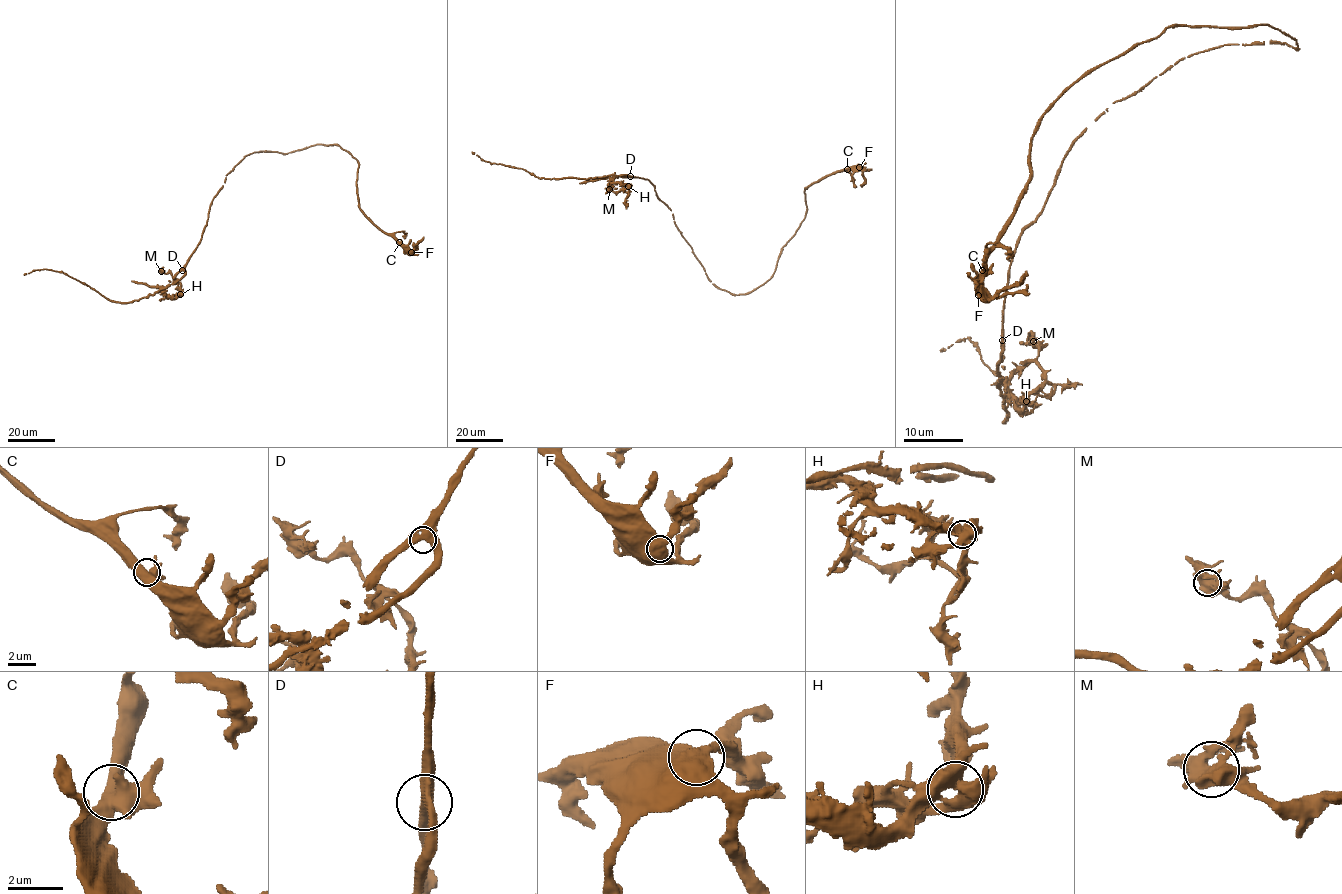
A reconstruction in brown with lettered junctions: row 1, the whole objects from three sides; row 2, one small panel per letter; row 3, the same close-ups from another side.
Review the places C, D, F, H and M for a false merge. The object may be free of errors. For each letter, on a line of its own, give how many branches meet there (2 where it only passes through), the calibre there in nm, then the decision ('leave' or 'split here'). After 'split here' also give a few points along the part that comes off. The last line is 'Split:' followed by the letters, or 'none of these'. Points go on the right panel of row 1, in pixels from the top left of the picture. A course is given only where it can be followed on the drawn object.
C: 4 branches meet; 500 nm thick; leave
D: 3 branches meet; 440 nm thick; leave
F: 2 branches meet; 600 nm thick; leave
H: 4 branches meet; 600 nm thick; split here; foreign part runs (1027, 401), (1019, 410), (1016, 398), (1004, 382), (1019, 367)
M: 4 branches meet; 500 nm thick; leave
Split: H

